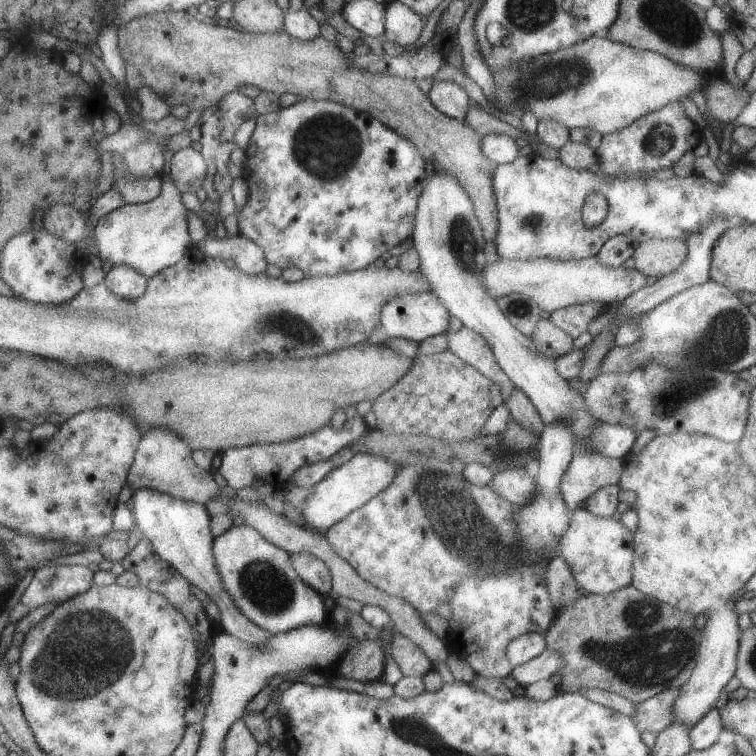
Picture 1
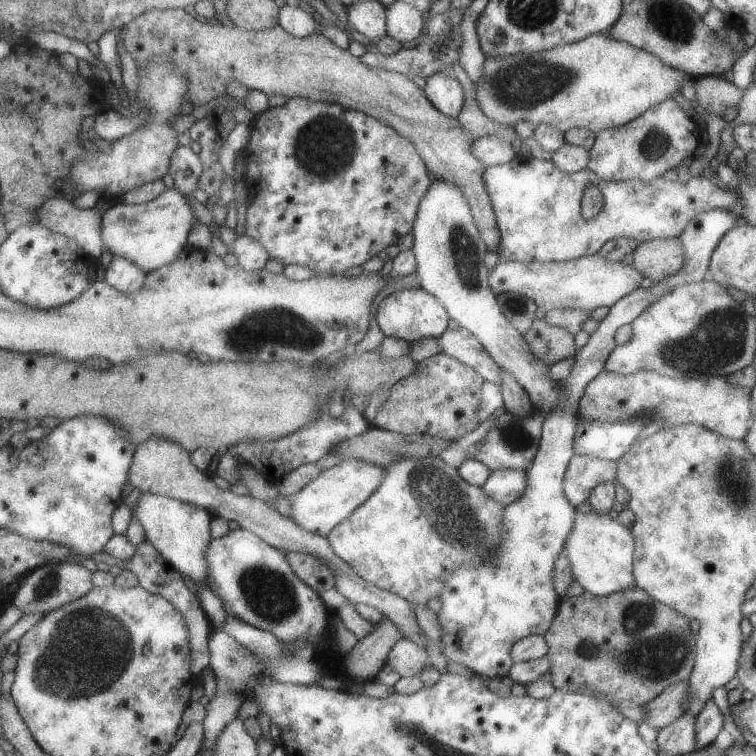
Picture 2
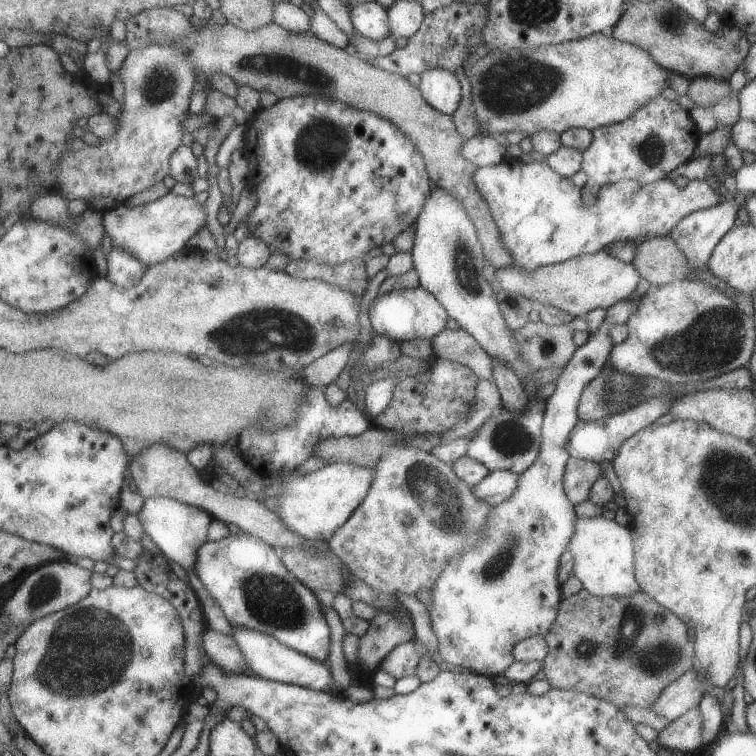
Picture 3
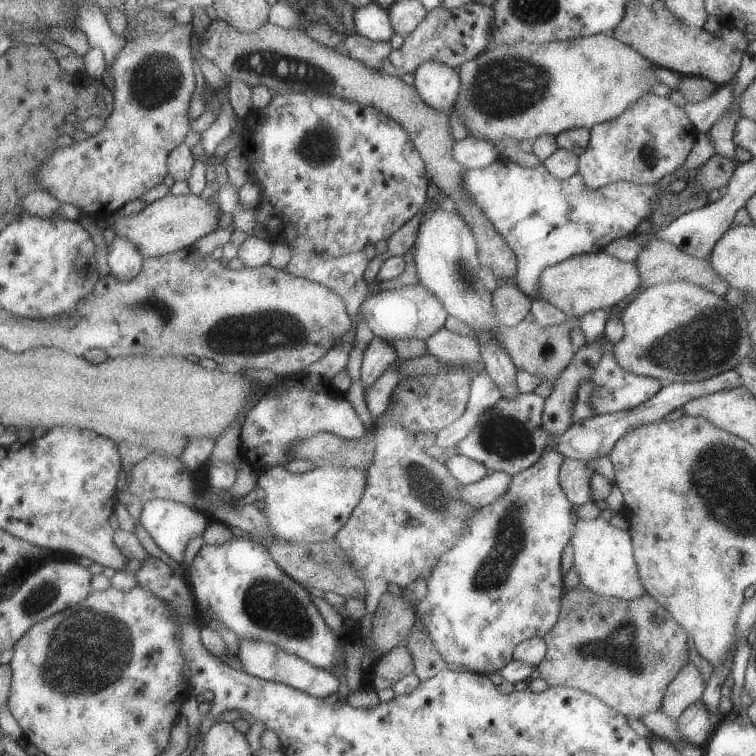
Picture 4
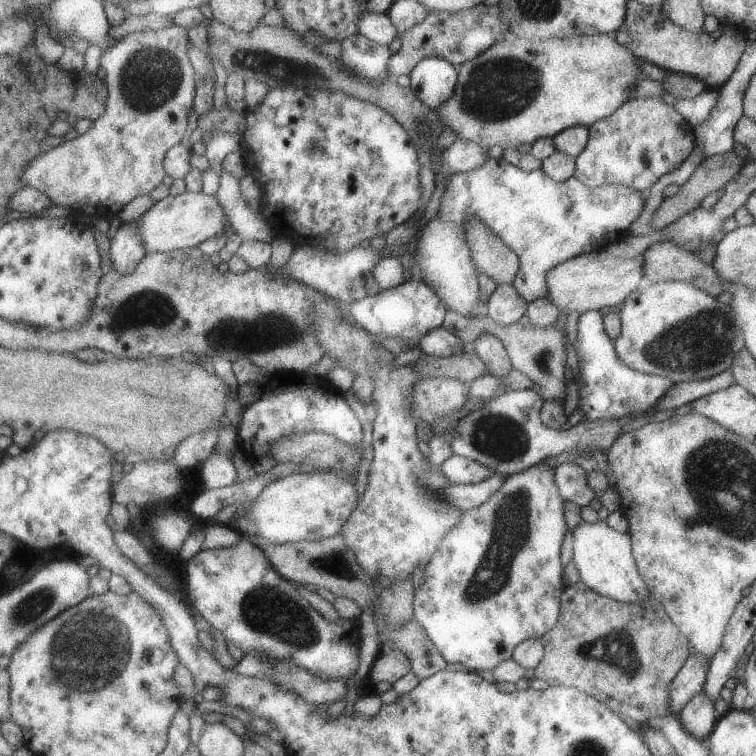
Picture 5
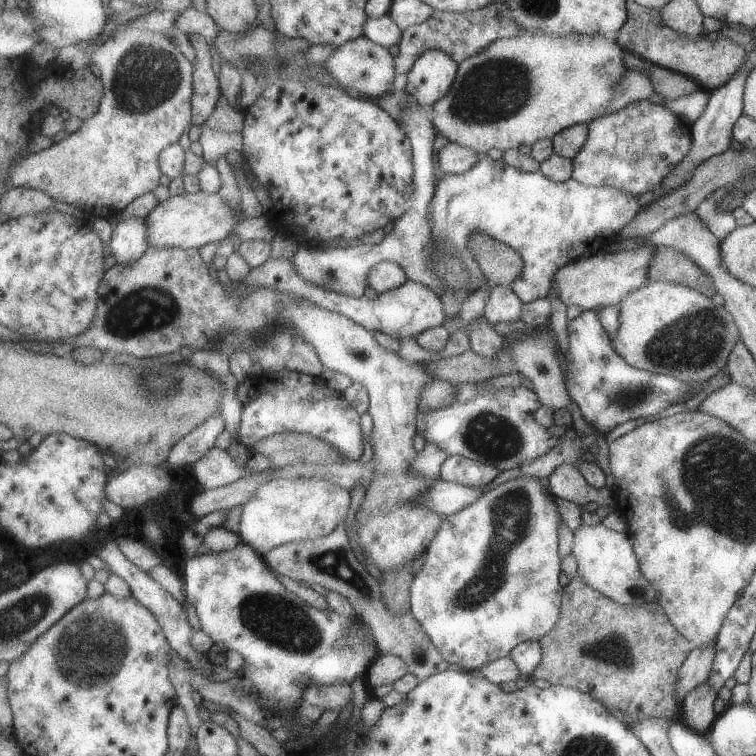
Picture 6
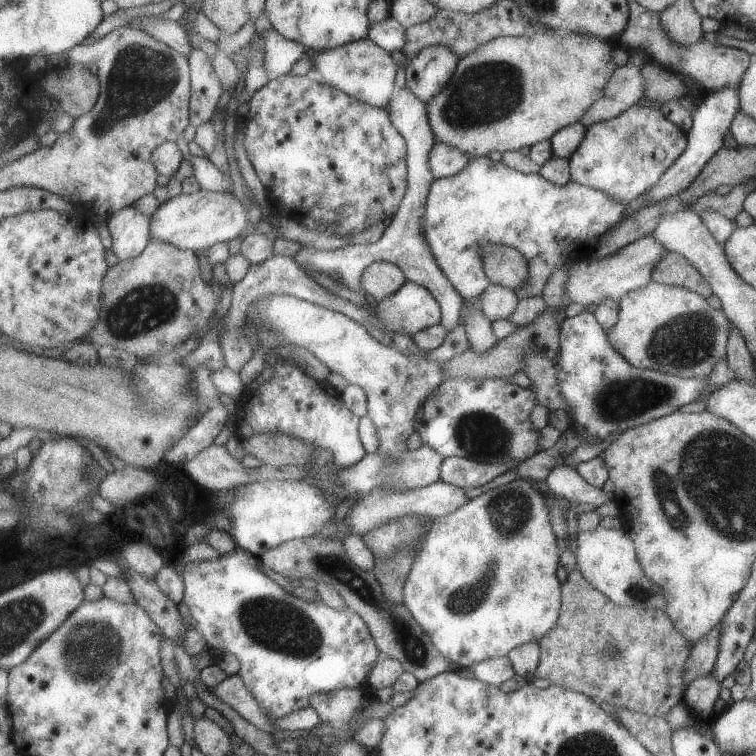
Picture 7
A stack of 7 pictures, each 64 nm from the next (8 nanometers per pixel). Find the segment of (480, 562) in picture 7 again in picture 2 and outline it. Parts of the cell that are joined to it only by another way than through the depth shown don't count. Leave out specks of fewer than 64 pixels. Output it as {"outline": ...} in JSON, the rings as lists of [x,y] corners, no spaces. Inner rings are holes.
{"outline":[[[710,210],[700,216],[694,216],[684,232],[680,233],[679,239],[685,252],[684,264],[680,270],[666,280],[654,284],[652,287],[636,289],[624,298],[621,298],[610,307],[610,312],[600,321],[598,330],[590,335],[588,343],[577,348],[574,355],[574,364],[568,378],[561,384],[563,395],[560,396],[560,402],[556,404],[554,411],[550,412],[544,418],[541,437],[538,440],[539,452],[534,457],[534,465],[526,471],[526,490],[522,492],[516,502],[505,505],[503,526],[503,543],[500,548],[486,560],[484,564],[476,566],[464,566],[458,568],[452,578],[448,580],[446,592],[440,599],[443,607],[439,614],[439,621],[442,625],[442,653],[448,660],[460,662],[464,666],[471,668],[475,674],[482,675],[485,678],[501,679],[510,674],[511,667],[514,666],[514,658],[511,656],[511,648],[519,640],[526,636],[540,635],[546,636],[550,630],[555,616],[559,612],[559,595],[555,591],[554,574],[556,560],[560,554],[564,554],[564,542],[570,534],[574,516],[577,510],[568,502],[564,496],[564,477],[567,471],[570,459],[574,456],[574,437],[576,428],[582,421],[579,417],[579,400],[584,394],[586,385],[592,382],[600,372],[604,371],[604,364],[610,356],[613,348],[616,348],[615,334],[620,325],[631,324],[640,316],[644,310],[648,310],[654,302],[658,302],[666,292],[672,292],[674,288],[682,284],[692,284],[702,282],[709,278],[709,266],[716,245],[732,227],[735,227],[740,221],[737,220],[732,212],[726,210]]]}

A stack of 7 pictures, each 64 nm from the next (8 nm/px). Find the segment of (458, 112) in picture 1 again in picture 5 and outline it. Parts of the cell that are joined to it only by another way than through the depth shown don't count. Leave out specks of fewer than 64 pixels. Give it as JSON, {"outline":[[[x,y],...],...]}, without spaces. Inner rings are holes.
{"outline":[[[432,56],[423,60],[412,72],[411,86],[416,89],[424,103],[439,111],[459,91],[459,70],[451,60]]]}

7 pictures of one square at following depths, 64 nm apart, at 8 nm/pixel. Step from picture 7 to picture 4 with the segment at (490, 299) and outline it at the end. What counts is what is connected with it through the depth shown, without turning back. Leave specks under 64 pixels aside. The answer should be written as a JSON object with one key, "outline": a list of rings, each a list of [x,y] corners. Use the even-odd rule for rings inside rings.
{"outline":[[[498,286],[495,291],[495,302],[500,325],[513,327],[524,321],[530,312],[532,301],[530,296],[526,296],[516,286]]]}

